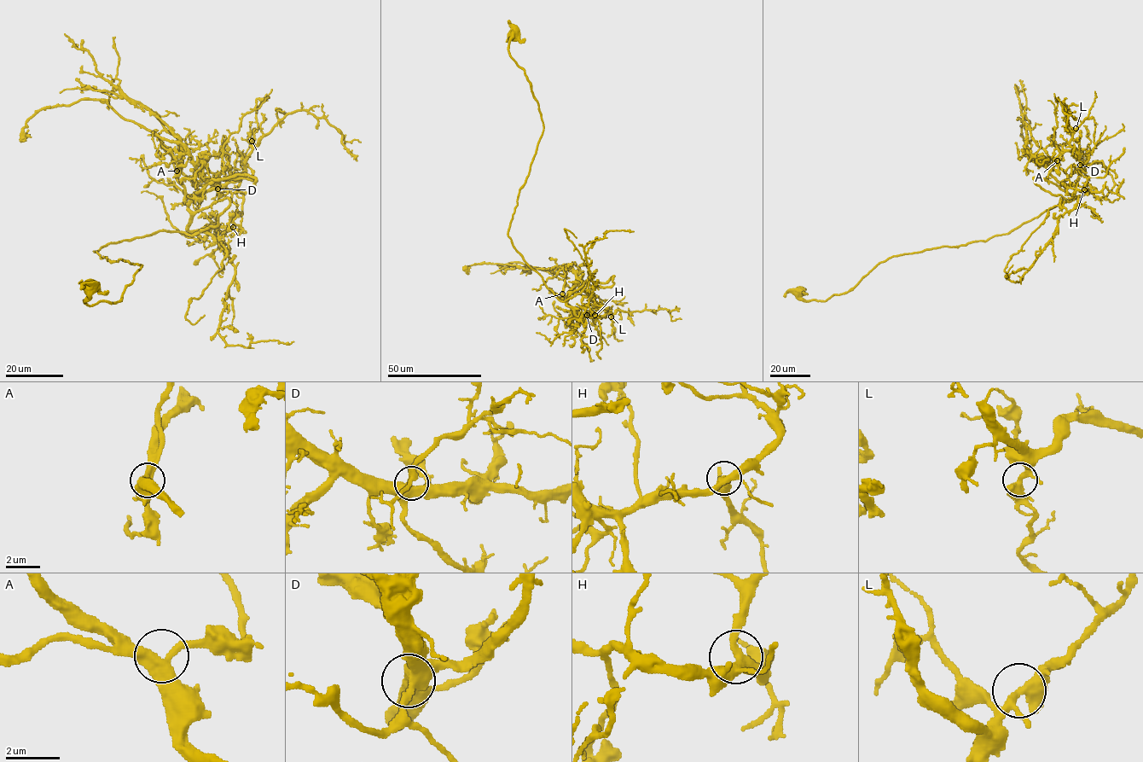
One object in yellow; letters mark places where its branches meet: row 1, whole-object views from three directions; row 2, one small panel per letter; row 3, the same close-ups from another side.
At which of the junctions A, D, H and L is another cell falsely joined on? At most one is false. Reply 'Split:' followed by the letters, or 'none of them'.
Split: none of them

